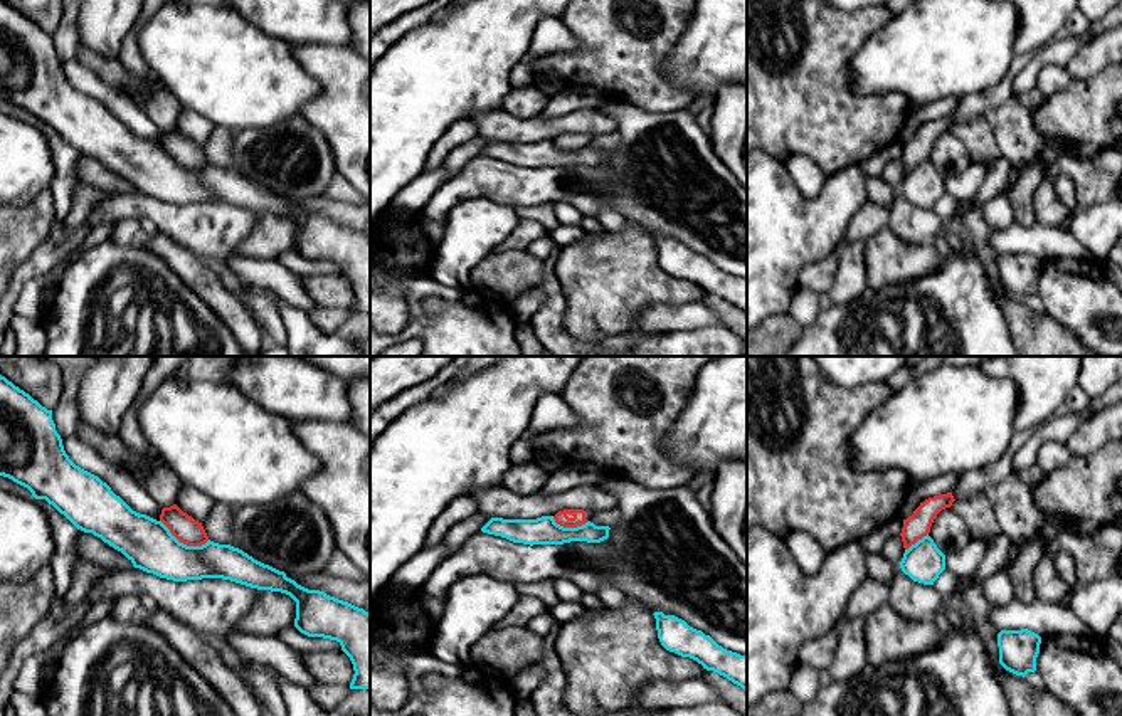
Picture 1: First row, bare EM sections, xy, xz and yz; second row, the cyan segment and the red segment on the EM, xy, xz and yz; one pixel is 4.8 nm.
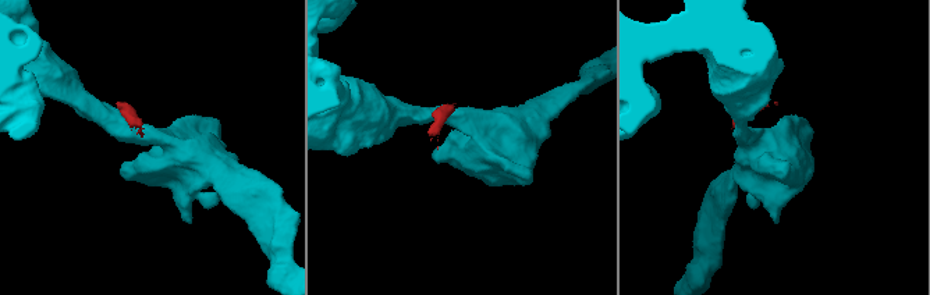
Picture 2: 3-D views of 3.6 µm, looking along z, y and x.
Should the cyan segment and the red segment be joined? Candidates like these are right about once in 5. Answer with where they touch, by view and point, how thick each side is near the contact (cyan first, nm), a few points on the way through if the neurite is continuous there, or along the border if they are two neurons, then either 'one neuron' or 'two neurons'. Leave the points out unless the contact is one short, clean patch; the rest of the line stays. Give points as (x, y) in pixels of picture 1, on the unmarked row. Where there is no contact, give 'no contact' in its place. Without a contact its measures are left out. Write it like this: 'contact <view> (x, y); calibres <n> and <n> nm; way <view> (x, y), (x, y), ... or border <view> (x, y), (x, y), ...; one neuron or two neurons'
contact xy (182, 167); calibres 240 and 130 nm; border xy (160, 143), (187, 168), (204, 168), (209, 163); two neurons

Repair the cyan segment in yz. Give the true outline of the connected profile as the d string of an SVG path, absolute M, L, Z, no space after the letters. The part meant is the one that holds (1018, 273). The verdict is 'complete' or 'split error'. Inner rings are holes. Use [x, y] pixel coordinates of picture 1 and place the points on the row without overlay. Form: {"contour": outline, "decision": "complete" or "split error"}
{"contour": "M1028 252L1001 254L998 257L999 287L1016 297L1026 299L1036 294L1041 261Z", "decision": "complete"}

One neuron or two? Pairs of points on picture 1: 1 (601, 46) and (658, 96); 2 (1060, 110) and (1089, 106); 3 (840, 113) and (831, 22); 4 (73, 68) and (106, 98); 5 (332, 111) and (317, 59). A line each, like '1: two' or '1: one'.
1: one
2: one
3: one
4: one
5: one

